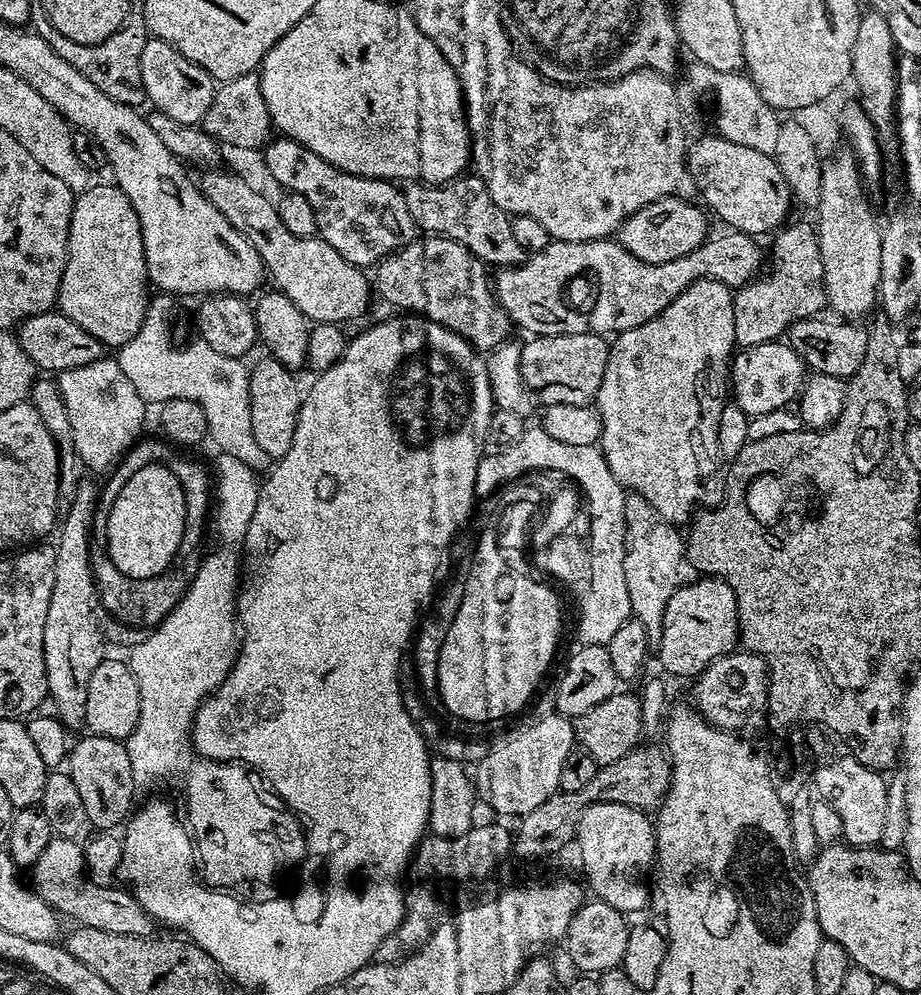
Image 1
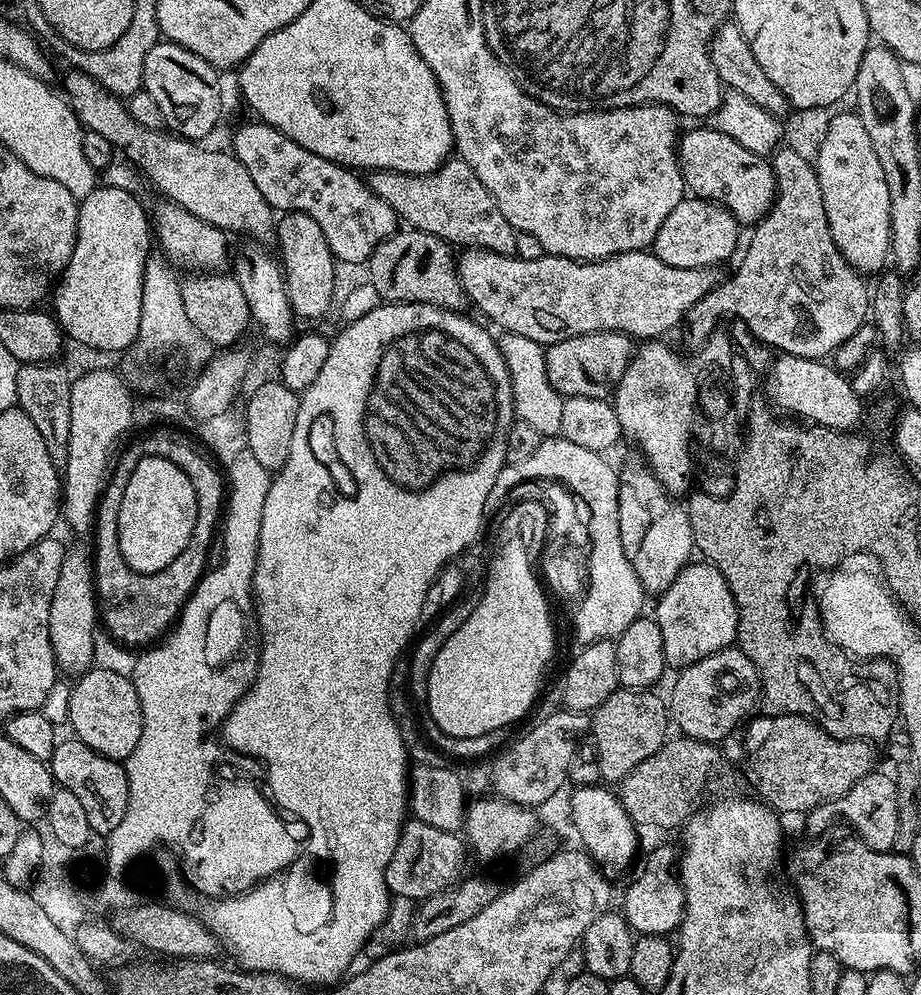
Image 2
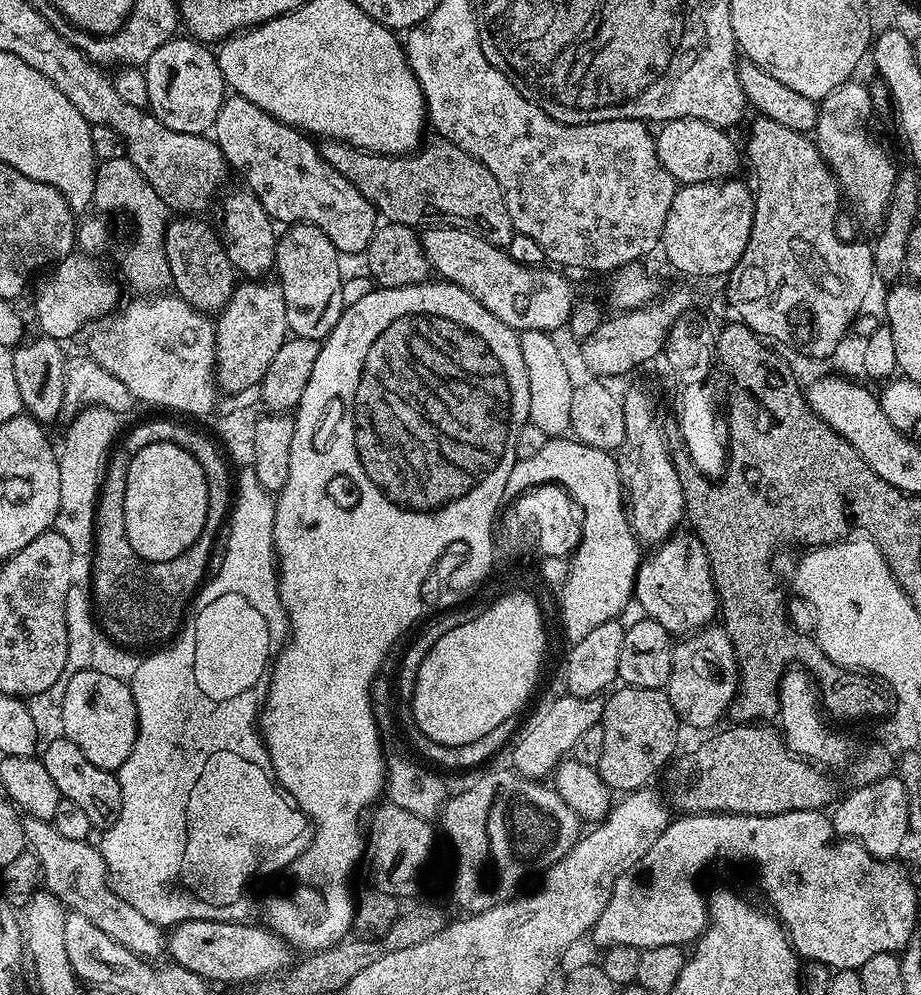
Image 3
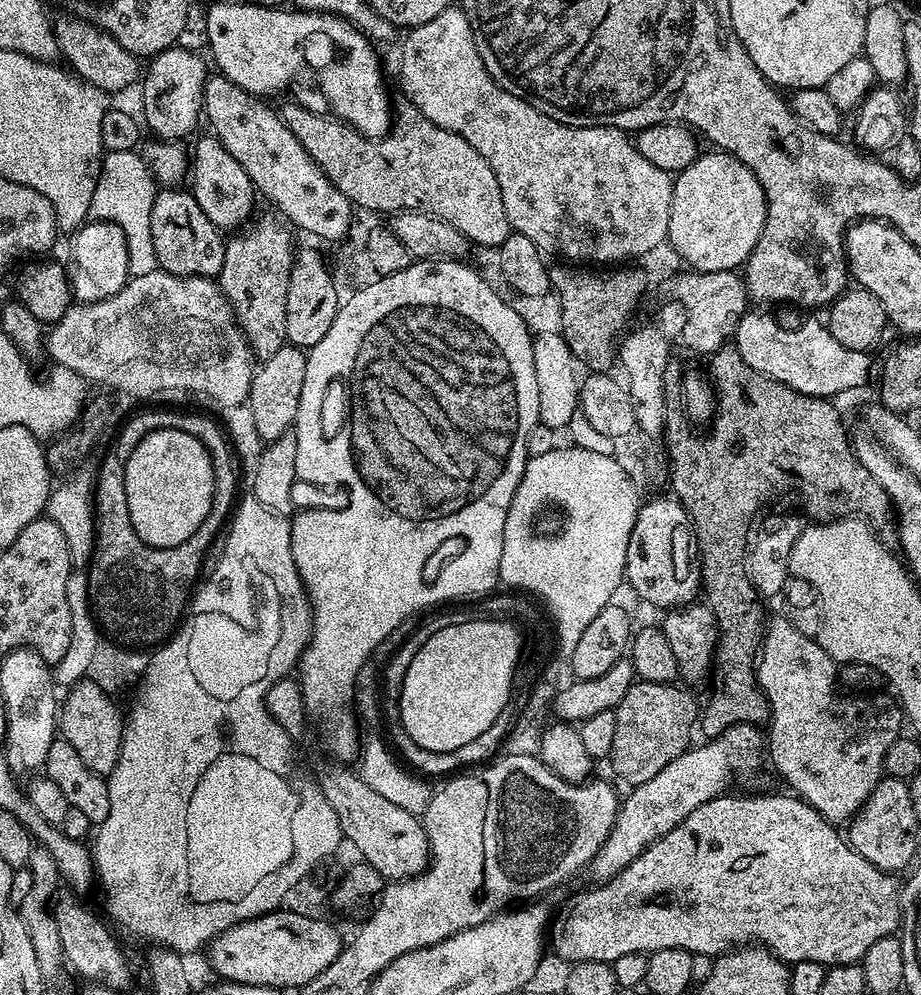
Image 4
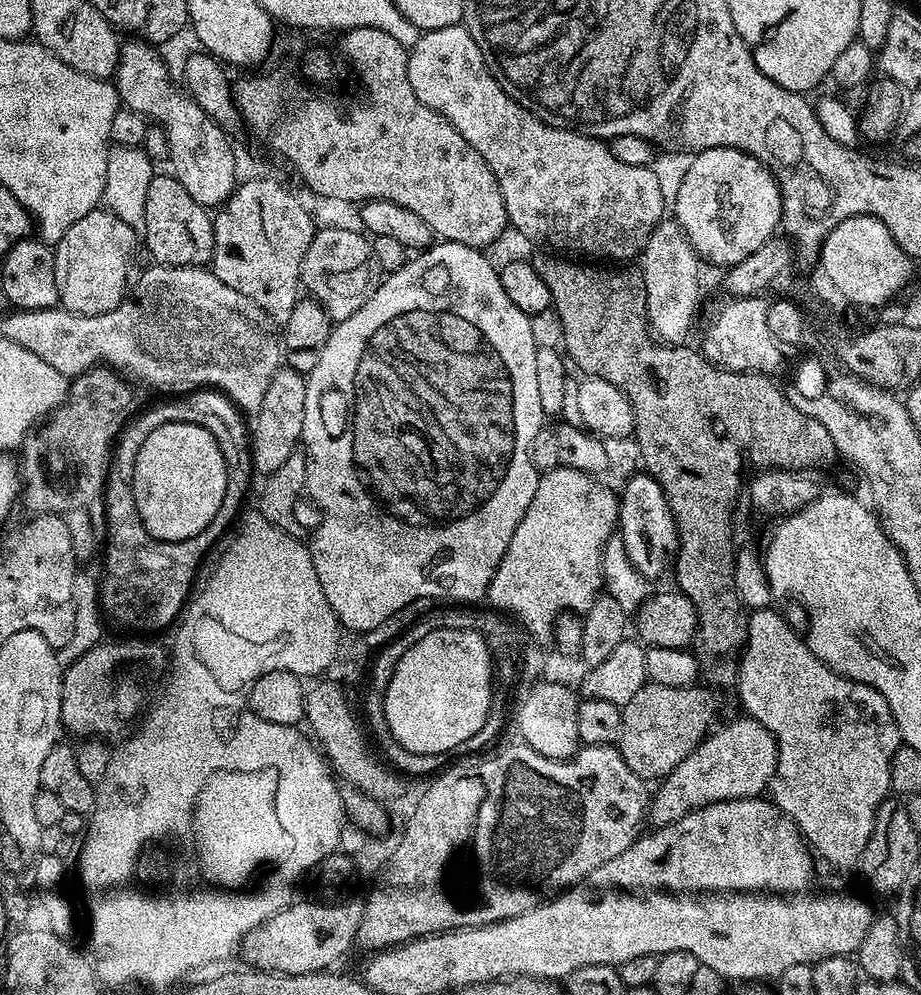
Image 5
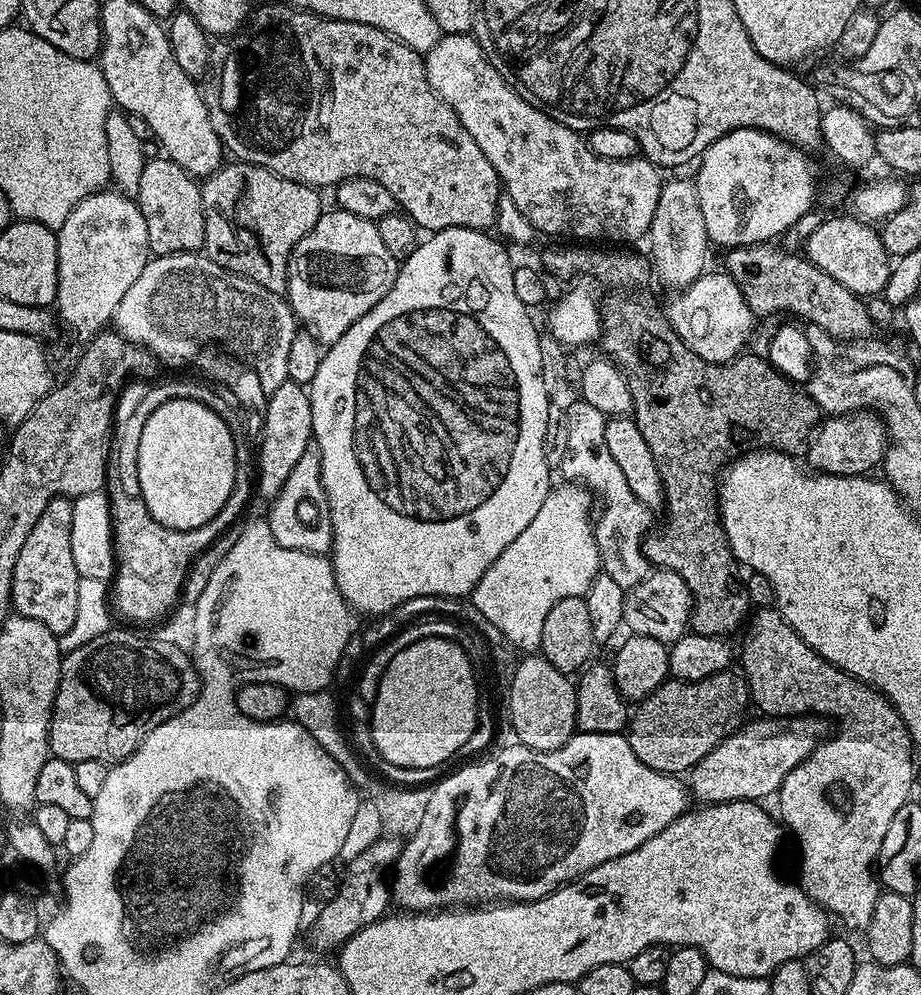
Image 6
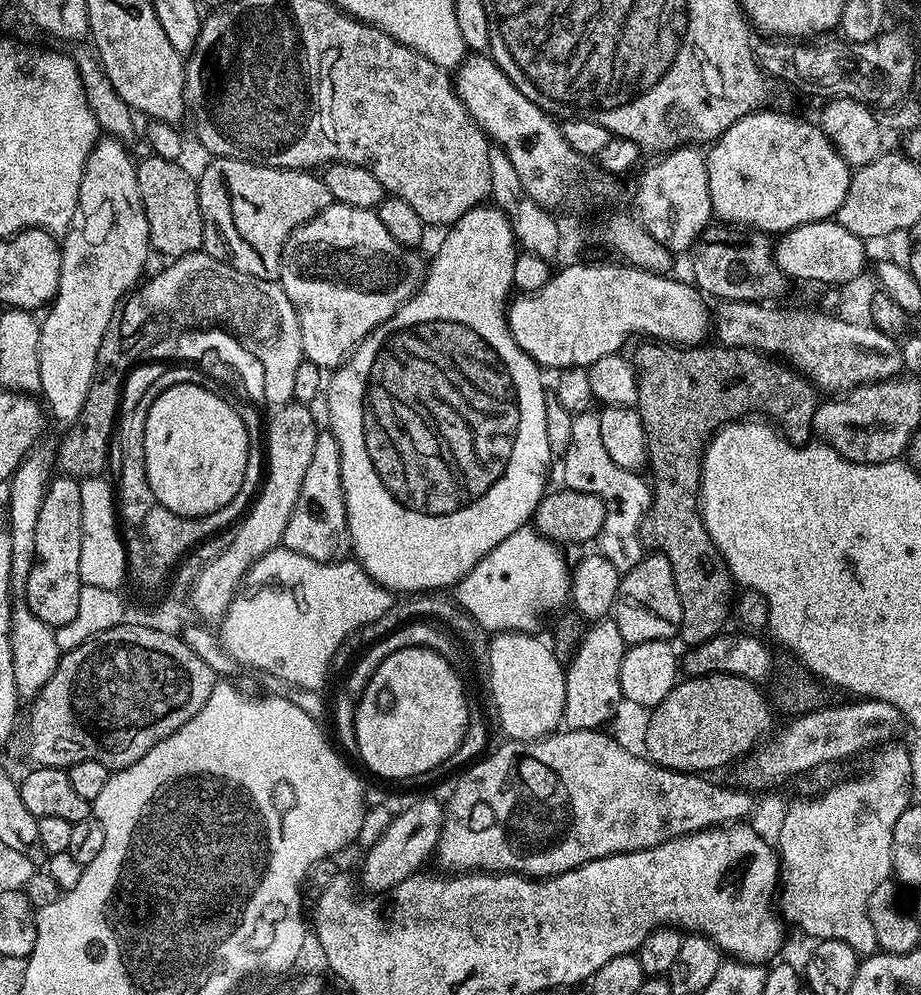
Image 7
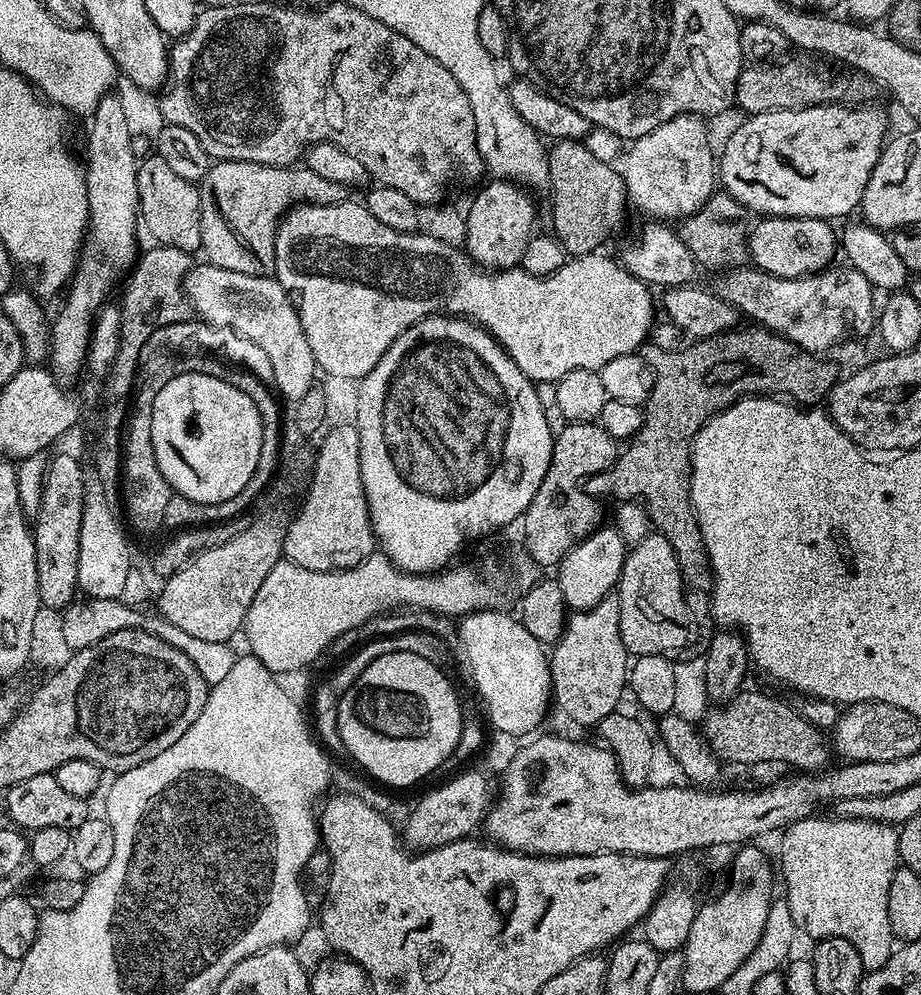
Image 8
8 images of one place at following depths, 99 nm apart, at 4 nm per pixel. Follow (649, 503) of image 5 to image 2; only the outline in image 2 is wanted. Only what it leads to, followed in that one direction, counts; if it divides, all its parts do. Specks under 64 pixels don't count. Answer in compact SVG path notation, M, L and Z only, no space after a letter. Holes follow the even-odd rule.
M705 560L686 564L674 582L659 595L654 612L662 634L667 665L681 668L692 665L710 653L731 647L737 634L737 604L725 576Z

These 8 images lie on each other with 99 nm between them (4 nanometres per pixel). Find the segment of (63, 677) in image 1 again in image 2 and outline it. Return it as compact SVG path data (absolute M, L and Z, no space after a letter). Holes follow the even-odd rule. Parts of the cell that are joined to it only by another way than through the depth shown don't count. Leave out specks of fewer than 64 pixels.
M82 546L69 547L58 574L57 589L50 606L50 640L57 667L81 675L93 663L93 634L98 630L98 599L93 577L92 556Z

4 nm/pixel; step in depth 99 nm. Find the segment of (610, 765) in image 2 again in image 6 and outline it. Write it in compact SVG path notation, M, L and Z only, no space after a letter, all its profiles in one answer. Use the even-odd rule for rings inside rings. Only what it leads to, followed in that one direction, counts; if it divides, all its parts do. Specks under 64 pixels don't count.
M732 670L714 673L701 681L669 678L654 694L639 701L637 708L631 713L626 735L634 754L638 754L638 762L655 772L684 774L741 727L740 715L750 708L748 682Z

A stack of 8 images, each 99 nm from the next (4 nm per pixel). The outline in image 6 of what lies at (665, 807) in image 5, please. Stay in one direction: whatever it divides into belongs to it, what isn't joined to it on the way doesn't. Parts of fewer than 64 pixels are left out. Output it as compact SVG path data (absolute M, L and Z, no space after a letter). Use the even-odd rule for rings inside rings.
M813 715L759 719L749 724L747 721L731 732L710 754L706 754L706 758L702 758L702 762L690 769L686 783L695 799L697 796L700 802L710 805L731 800L760 802L763 796L775 797L786 774L801 764L830 732L829 721Z

